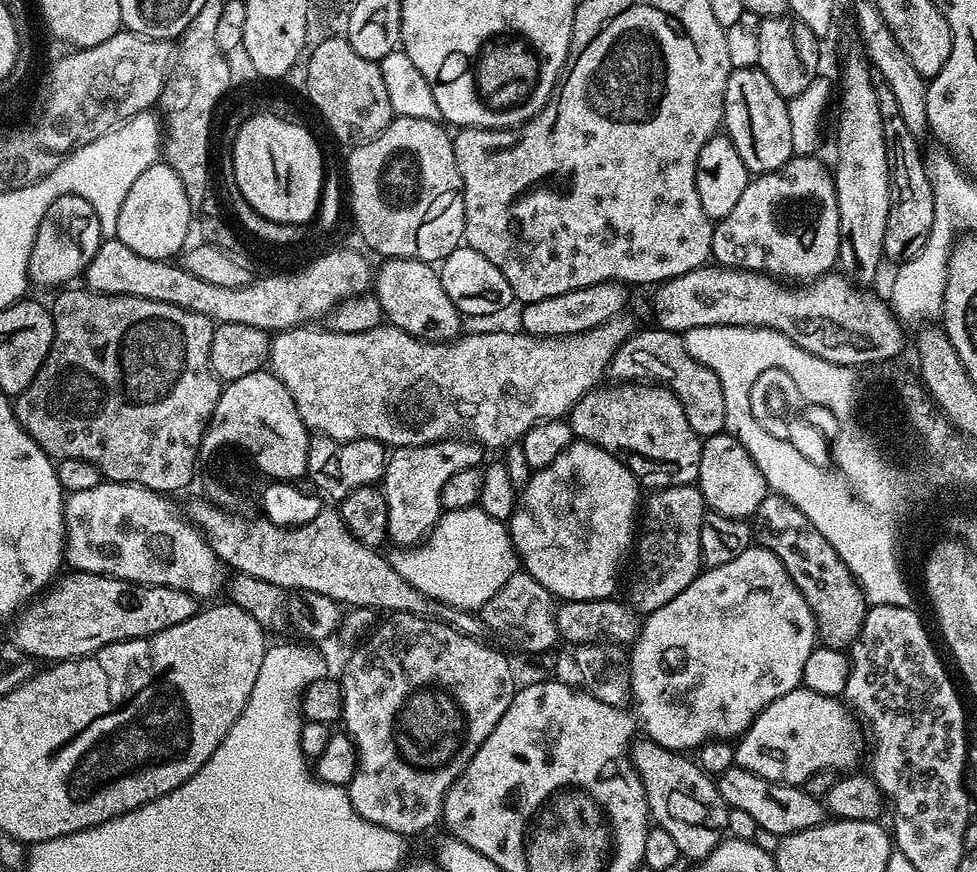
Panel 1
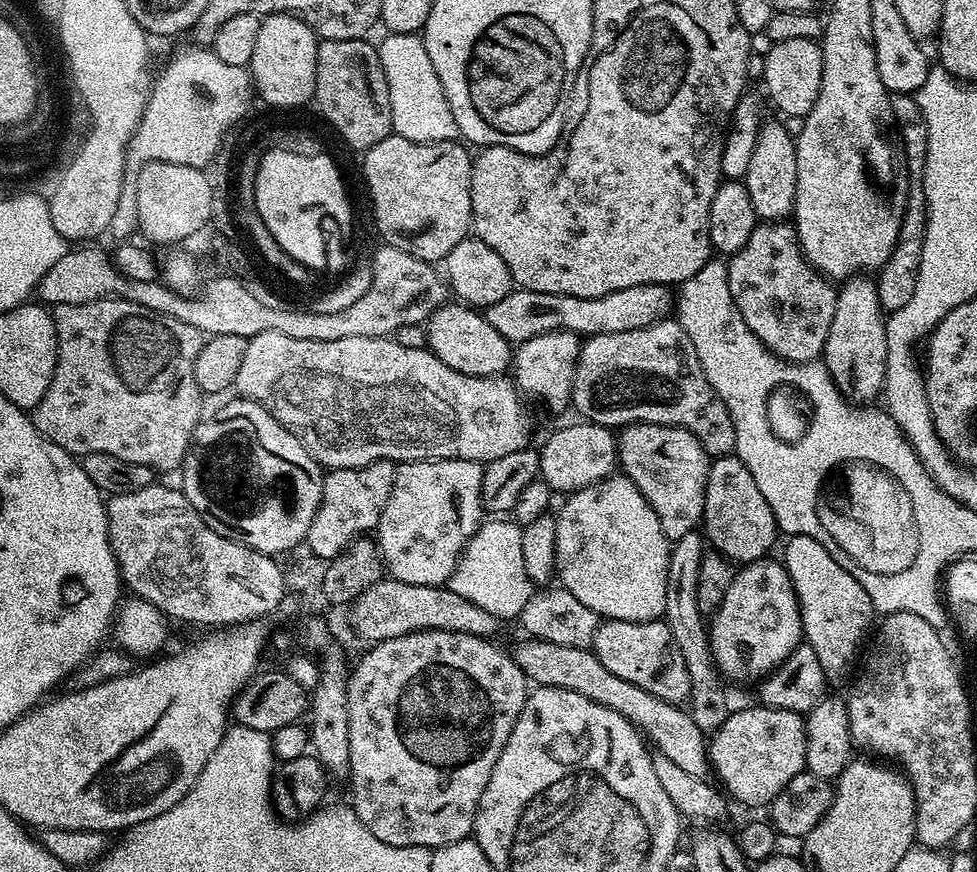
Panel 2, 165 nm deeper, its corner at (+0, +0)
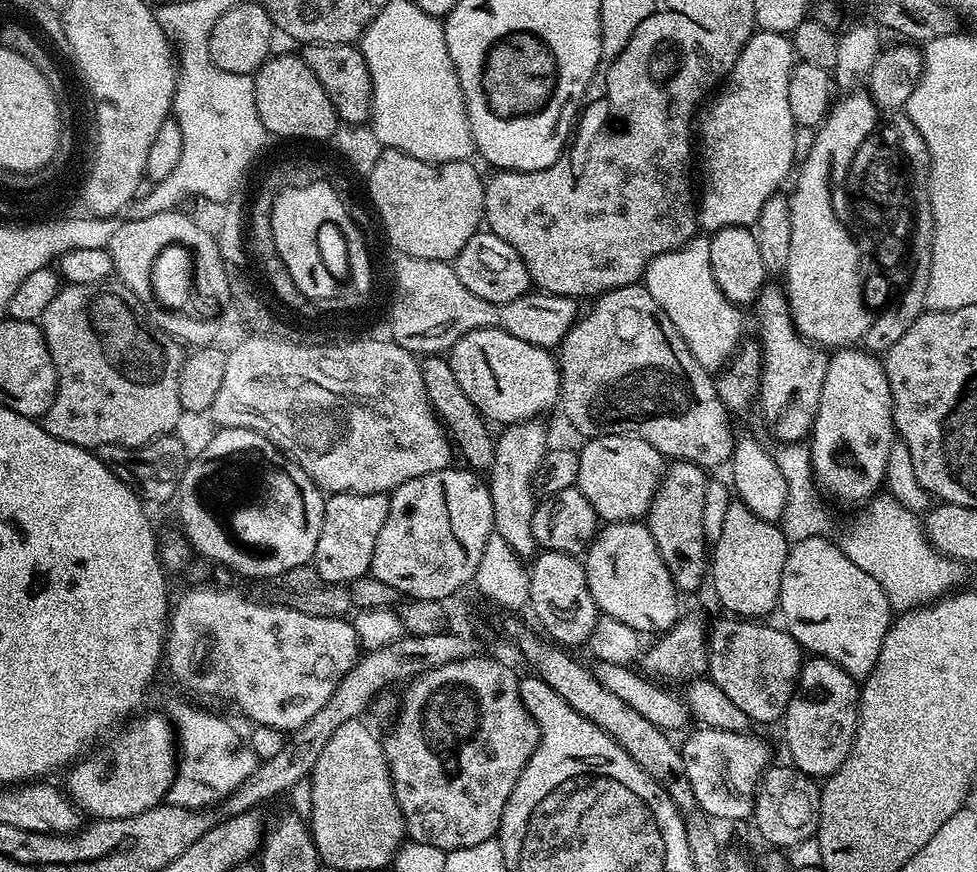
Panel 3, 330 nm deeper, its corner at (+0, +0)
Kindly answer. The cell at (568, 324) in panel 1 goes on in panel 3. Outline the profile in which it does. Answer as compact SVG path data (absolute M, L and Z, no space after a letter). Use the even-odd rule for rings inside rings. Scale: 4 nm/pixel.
M535 419L525 420L522 424L509 424L501 431L504 432L501 436L497 435L495 437L494 443L496 449L492 455L492 467L490 469L492 480L489 479L487 481L490 498L492 499L492 509L494 510L492 523L494 525L495 535L504 538L508 545L516 552L516 555L521 558L535 557L538 552L538 545L532 533L532 515L536 509L538 497L532 487L532 479L542 462L542 458L546 455L550 447L548 432L540 423L541 421L539 419Z

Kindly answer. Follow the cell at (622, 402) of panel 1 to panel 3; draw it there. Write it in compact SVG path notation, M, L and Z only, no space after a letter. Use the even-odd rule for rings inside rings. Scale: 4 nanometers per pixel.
M685 460L669 463L660 482L659 491L653 497L652 505L648 507L646 517L648 529L658 546L658 554L662 554L662 562L666 562L666 570L670 570L670 578L676 583L681 593L694 591L703 580L705 583L710 572L710 556L706 551L702 526L702 506L706 503L706 486L709 479L709 473L696 464Z

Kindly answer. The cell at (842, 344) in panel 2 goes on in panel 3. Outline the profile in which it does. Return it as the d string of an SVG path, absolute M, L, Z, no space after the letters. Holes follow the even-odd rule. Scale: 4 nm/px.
M860 346L842 348L829 355L811 440L812 475L817 485L838 503L860 506L881 491L890 446L897 443L898 437L890 382L879 355Z

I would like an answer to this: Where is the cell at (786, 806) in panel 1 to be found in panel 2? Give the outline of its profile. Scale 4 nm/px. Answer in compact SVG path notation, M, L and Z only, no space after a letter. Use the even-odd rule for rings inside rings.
M524 638L524 641L514 651L516 665L524 672L533 685L542 688L561 688L562 690L574 690L574 694L582 694L582 698L590 698L590 702L598 702L626 718L641 734L646 737L647 743L655 751L666 754L670 762L675 762L686 774L694 774L694 778L705 778L709 775L708 746L705 733L698 730L694 723L691 711L685 710L679 704L671 704L647 693L641 687L623 678L618 678L613 671L606 670L595 653L588 648L575 648L574 646L558 646L558 642L546 642L535 638Z

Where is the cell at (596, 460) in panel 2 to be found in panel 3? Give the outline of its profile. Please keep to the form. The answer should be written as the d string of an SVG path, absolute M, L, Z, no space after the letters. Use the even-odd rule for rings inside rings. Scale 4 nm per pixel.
M594 436L583 443L578 448L578 478L574 486L584 495L586 502L594 506L597 517L609 524L623 520L636 522L647 517L648 507L659 491L666 470L665 457L654 450L650 442L642 442L637 436Z

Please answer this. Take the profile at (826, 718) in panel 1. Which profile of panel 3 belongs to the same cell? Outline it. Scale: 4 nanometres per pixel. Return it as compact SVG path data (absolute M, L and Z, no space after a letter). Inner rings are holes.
M705 726L697 729L697 732L687 733L688 741L682 744L680 753L686 762L686 778L690 778L690 786L694 786L698 806L712 820L747 821L756 801L756 789L770 766L768 759L772 752L767 742L760 736L752 736L751 731L731 732Z

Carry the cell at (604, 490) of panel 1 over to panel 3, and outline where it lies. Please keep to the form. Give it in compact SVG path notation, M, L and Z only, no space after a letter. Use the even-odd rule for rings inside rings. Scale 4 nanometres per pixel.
M627 520L617 524L605 523L589 544L588 551L583 553L582 563L590 594L603 615L614 618L618 622L626 622L626 626L641 634L669 632L680 619L682 609L680 609L679 598L681 597L678 595L676 583L670 578L670 570L666 570L666 562L662 562L662 554L658 554L658 546L650 534L647 523Z

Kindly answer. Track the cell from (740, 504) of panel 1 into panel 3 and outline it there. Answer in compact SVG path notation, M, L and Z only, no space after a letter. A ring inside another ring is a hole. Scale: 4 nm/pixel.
M734 502L726 510L722 534L710 548L710 584L725 608L736 618L768 618L777 611L783 566L790 542L779 523L755 516L744 503Z

